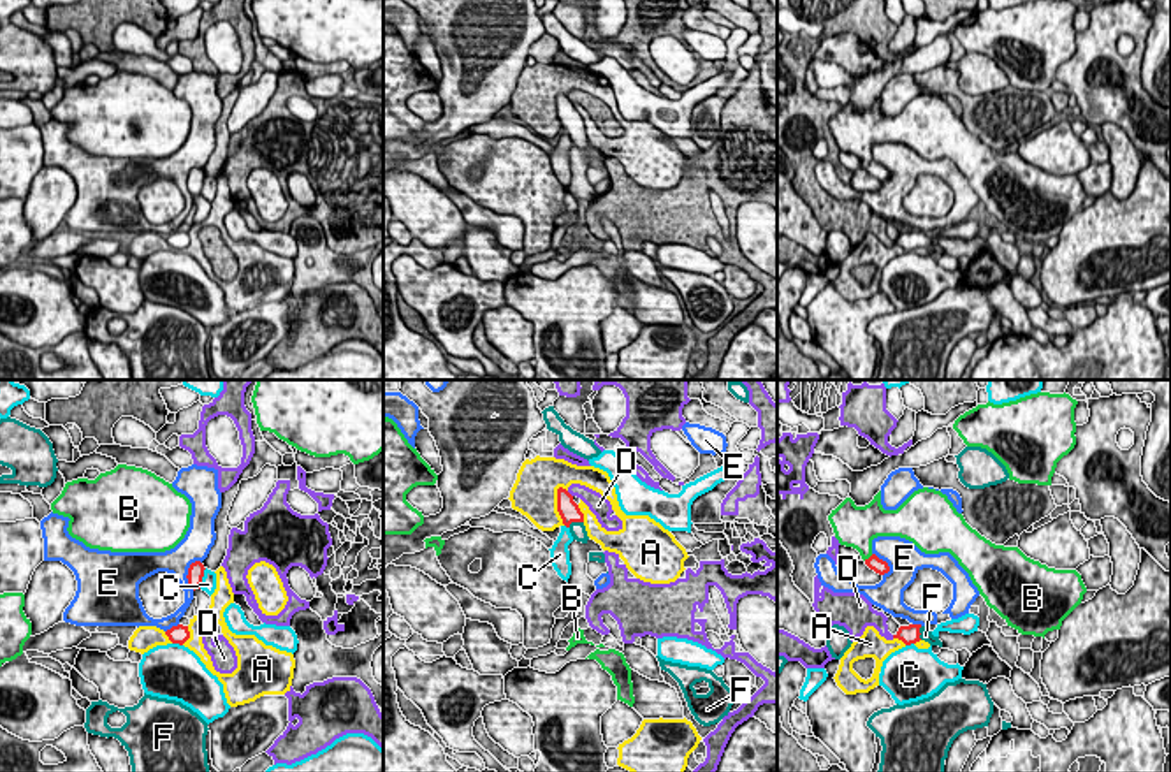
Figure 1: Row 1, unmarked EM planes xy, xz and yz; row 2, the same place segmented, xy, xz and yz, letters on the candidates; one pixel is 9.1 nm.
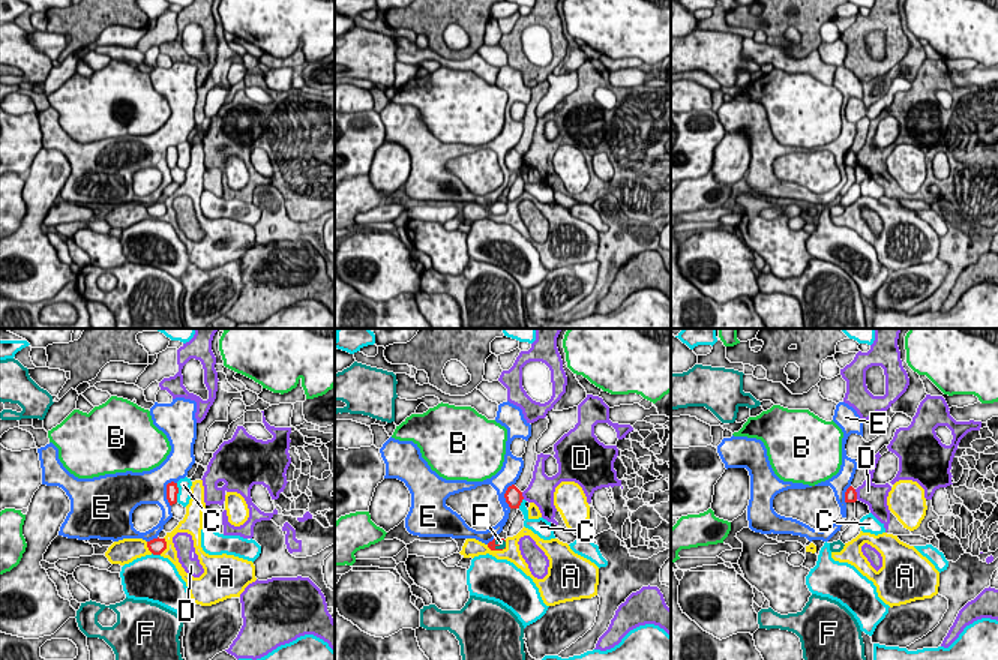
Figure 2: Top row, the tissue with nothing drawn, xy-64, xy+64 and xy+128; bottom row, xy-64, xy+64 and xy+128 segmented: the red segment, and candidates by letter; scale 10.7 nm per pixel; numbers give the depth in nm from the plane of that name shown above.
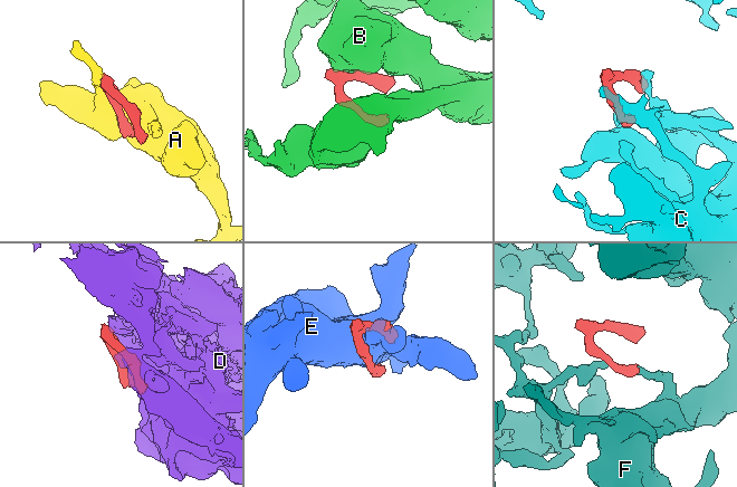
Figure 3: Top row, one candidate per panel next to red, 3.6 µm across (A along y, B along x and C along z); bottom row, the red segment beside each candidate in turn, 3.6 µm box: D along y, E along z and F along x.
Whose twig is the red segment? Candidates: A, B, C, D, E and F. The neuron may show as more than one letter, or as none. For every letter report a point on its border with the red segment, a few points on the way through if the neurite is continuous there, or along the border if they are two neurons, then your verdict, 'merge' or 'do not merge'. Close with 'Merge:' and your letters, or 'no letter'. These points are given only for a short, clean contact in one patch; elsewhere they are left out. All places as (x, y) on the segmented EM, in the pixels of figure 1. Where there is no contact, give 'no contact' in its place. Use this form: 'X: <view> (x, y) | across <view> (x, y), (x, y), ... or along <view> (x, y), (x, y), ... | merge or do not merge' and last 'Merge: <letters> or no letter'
A: xz (558, 505) | do not merge
B: yz (869, 558) | do not merge
C: xy (201, 579) | do not merge
D: xz (570, 495) | do not merge
E: xy (189, 574) | do not merge
F: xz (575, 521) | across xz (568, 510), (575, 521), (577, 530) | merge
Merge: F

